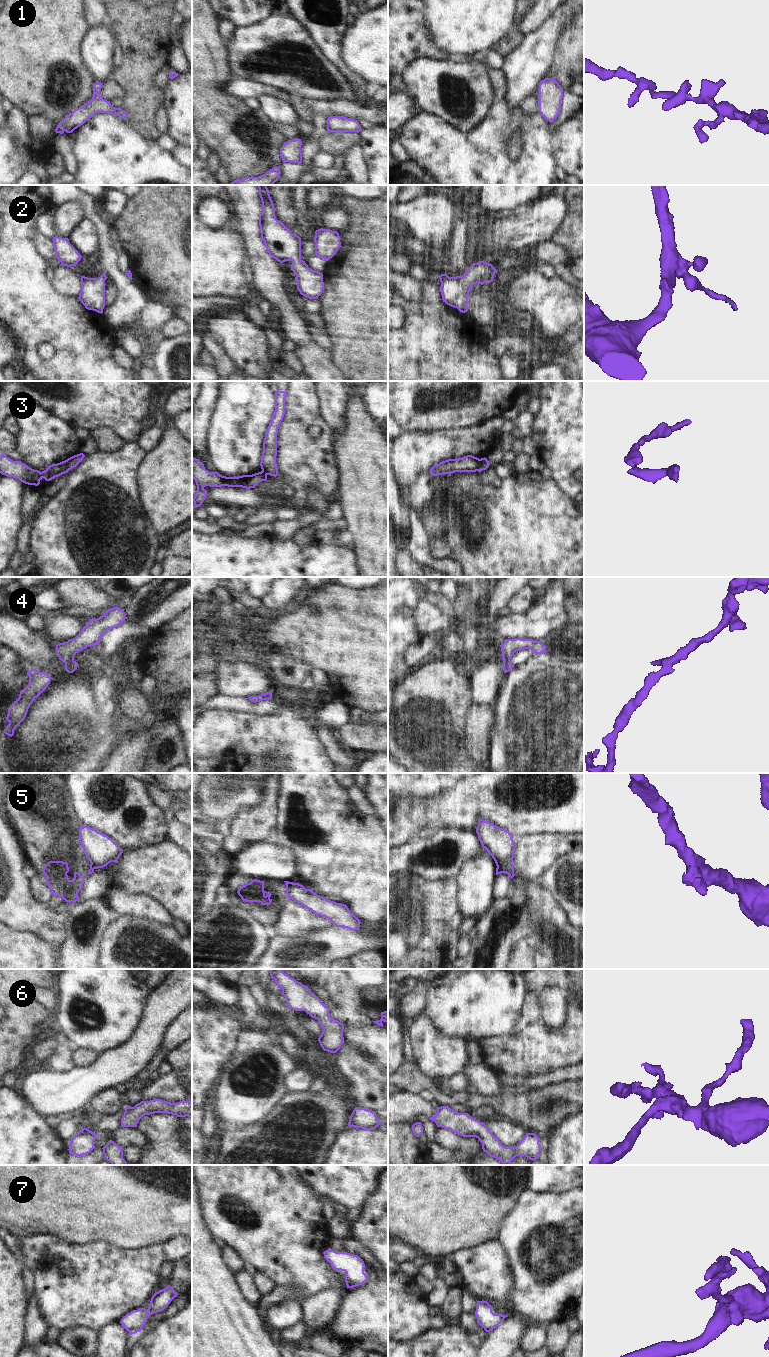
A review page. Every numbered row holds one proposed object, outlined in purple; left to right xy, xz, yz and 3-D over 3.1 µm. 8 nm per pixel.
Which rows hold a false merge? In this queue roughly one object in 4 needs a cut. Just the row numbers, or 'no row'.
3, 5

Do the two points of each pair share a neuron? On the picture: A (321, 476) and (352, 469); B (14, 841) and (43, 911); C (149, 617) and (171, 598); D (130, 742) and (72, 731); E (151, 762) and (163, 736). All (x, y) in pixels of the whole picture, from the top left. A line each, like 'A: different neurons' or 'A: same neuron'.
A: different neurons
B: same neuron
C: same neuron
D: different neurons
E: same neuron

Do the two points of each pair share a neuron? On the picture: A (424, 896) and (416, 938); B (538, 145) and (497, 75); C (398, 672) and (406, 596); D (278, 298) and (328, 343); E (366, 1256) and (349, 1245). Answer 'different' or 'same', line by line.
A: same
B: different
C: same
D: different
E: same

